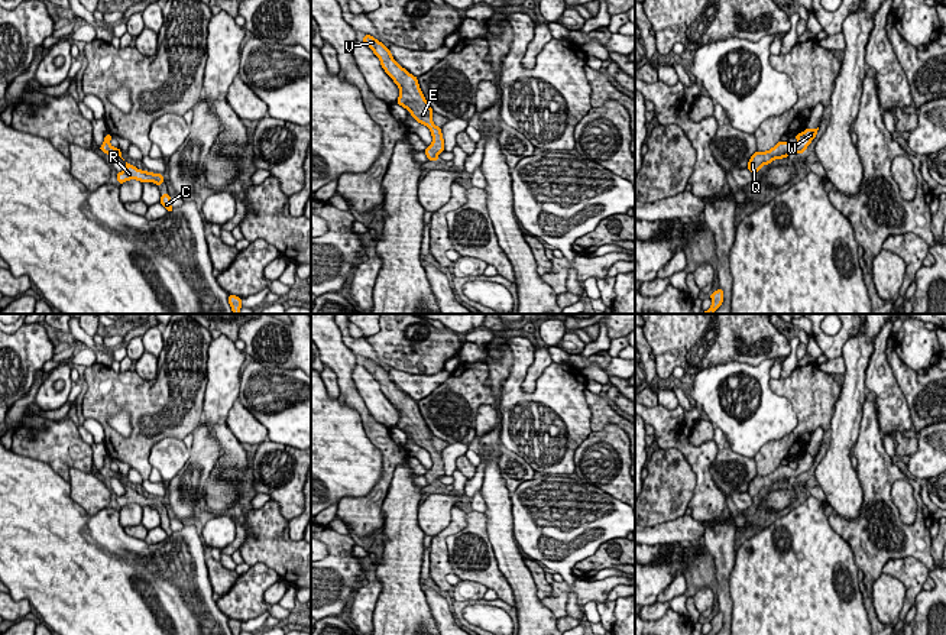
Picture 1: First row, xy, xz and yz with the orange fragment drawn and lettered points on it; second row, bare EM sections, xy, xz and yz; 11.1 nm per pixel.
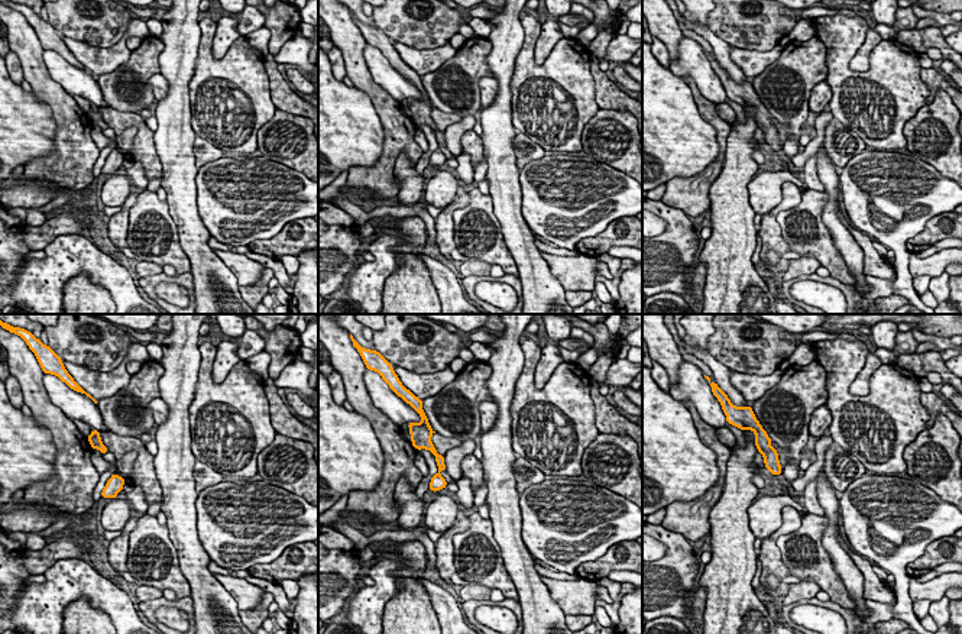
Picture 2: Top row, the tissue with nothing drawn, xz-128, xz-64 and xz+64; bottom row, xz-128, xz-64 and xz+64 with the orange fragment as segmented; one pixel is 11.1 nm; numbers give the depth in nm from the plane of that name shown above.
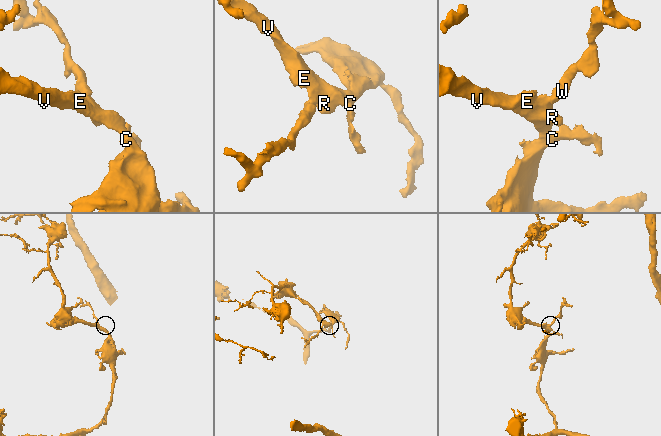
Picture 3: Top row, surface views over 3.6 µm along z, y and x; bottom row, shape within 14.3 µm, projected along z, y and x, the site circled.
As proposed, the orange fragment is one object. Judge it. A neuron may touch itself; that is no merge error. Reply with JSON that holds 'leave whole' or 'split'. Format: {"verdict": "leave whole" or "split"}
{"verdict": "leave whole"}

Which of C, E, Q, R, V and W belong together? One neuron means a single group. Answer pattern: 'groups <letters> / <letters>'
groups C E Q R V W

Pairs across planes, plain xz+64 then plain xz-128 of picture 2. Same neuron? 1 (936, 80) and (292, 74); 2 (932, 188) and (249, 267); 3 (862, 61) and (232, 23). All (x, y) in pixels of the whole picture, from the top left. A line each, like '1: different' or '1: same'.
1: different
2: different
3: same

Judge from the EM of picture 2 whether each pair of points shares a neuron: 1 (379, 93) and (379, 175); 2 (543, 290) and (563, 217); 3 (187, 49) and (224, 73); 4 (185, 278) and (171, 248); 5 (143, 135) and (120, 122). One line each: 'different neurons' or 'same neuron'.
1: same neuron
2: different neurons
3: different neurons
4: different neurons
5: same neuron

